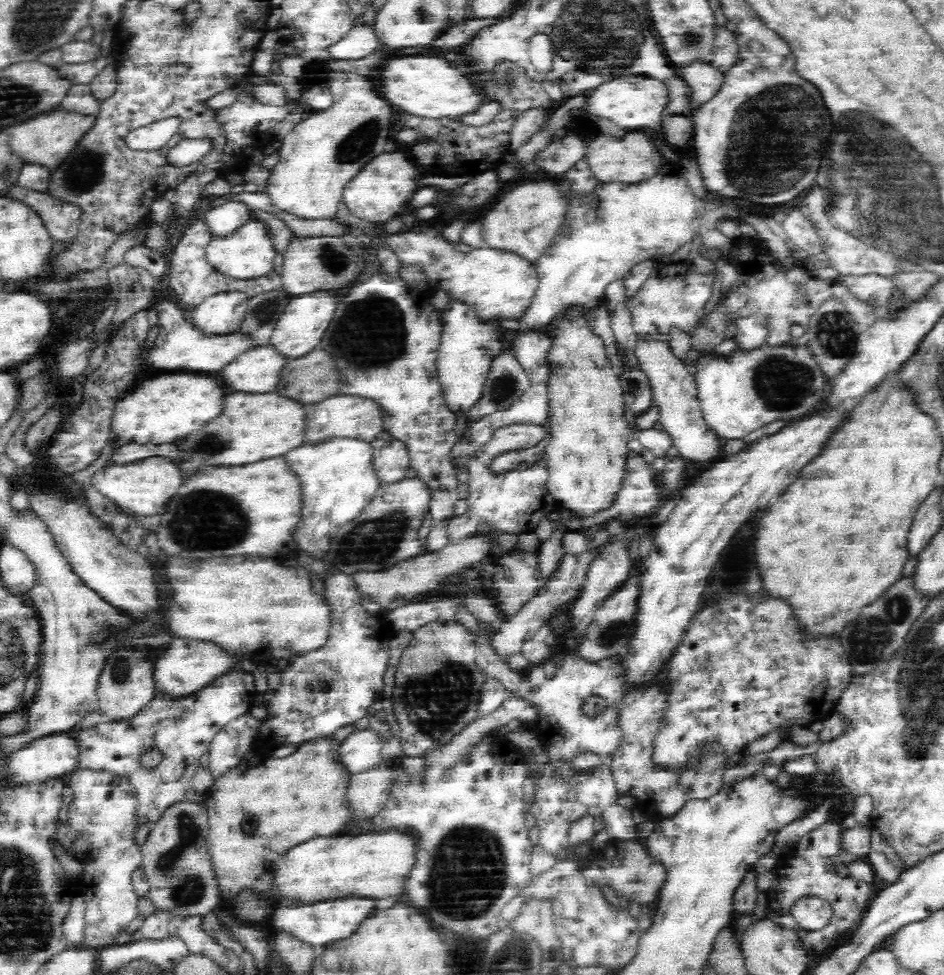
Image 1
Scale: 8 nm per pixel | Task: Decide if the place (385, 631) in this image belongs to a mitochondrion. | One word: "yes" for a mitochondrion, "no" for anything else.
no

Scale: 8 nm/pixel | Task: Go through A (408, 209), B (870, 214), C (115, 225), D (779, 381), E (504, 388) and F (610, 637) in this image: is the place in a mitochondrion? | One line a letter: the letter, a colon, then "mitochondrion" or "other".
A: other
B: mitochondrion
C: other
D: mitochondrion
E: mitochondrion
F: mitochondrion

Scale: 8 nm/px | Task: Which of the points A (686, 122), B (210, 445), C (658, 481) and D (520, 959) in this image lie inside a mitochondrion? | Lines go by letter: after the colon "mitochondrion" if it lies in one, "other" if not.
A: other
B: mitochondrion
C: other
D: mitochondrion

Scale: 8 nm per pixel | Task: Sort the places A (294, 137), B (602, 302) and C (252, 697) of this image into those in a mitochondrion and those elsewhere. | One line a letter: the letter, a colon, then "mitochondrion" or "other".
A: other
B: other
C: other

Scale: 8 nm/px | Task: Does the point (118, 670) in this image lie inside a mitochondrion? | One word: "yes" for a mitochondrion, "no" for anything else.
yes

